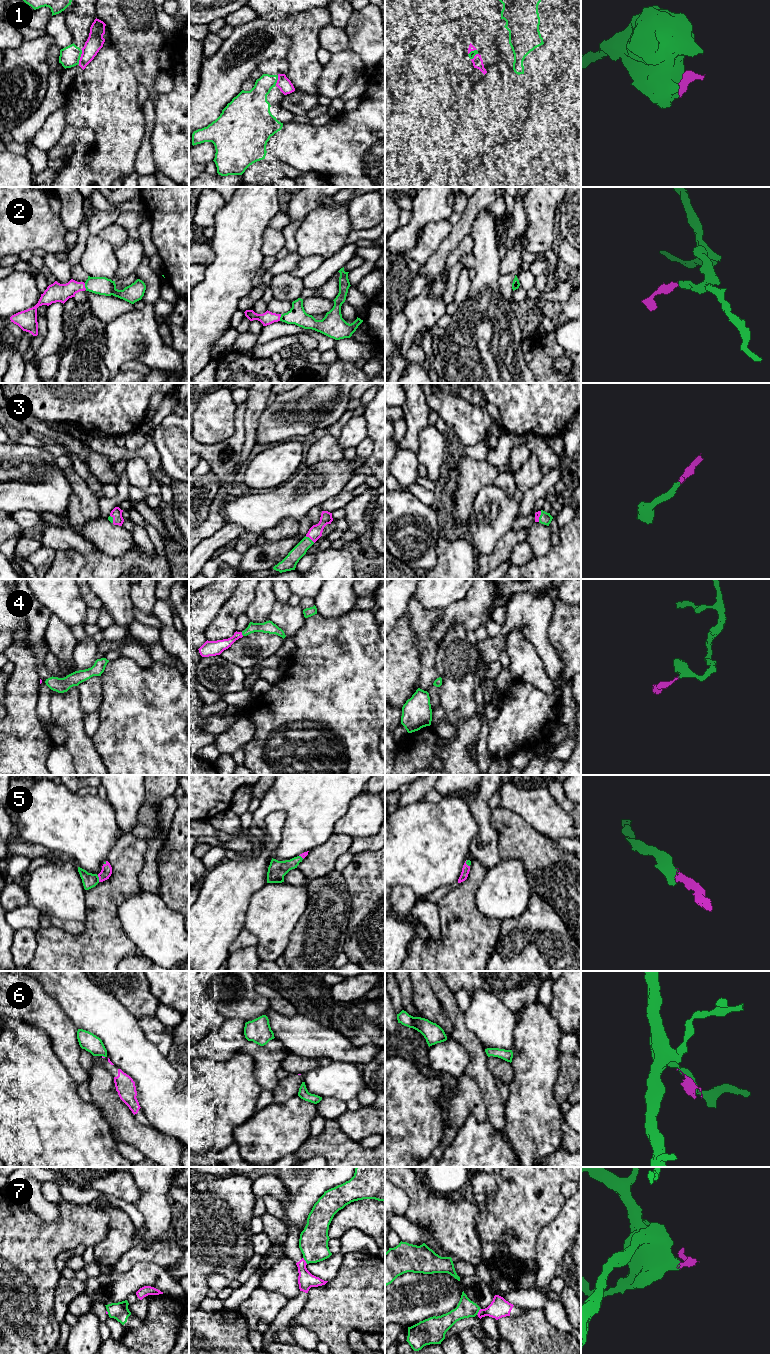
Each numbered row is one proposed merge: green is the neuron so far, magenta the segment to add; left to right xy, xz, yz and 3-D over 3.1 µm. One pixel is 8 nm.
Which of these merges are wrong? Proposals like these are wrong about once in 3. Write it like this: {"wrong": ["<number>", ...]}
{"wrong": ["1", "6", "7"]}

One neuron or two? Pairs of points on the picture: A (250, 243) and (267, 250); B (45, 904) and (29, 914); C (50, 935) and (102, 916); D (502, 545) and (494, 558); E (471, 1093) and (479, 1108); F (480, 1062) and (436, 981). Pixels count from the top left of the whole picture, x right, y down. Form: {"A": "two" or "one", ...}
{"A": "two", "B": "two", "C": "one", "D": "one", "E": "one", "F": "one"}

